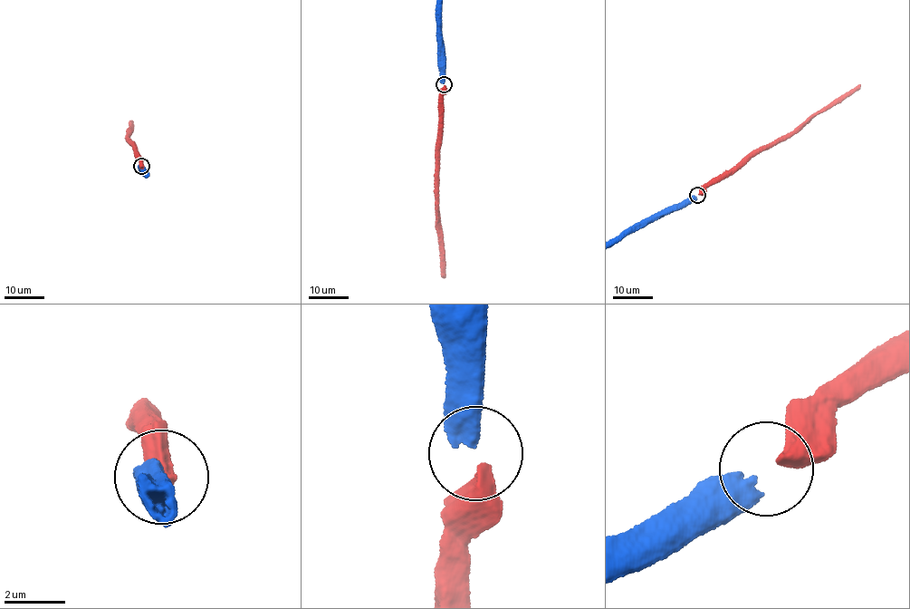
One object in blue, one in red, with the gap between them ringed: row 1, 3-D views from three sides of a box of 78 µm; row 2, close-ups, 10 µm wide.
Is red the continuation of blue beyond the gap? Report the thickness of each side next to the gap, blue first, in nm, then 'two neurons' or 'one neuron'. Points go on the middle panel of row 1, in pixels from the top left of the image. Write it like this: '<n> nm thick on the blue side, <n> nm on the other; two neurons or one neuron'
550 nm thick on the blue side, 500 nm on the other; two neurons

